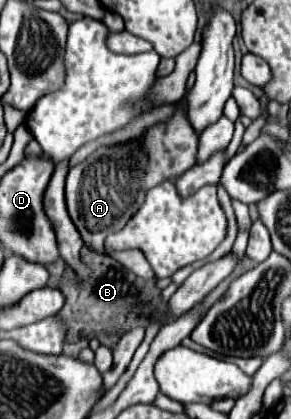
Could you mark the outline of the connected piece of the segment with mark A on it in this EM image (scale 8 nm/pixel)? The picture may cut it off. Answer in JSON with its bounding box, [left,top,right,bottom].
[66,101,198,249]

